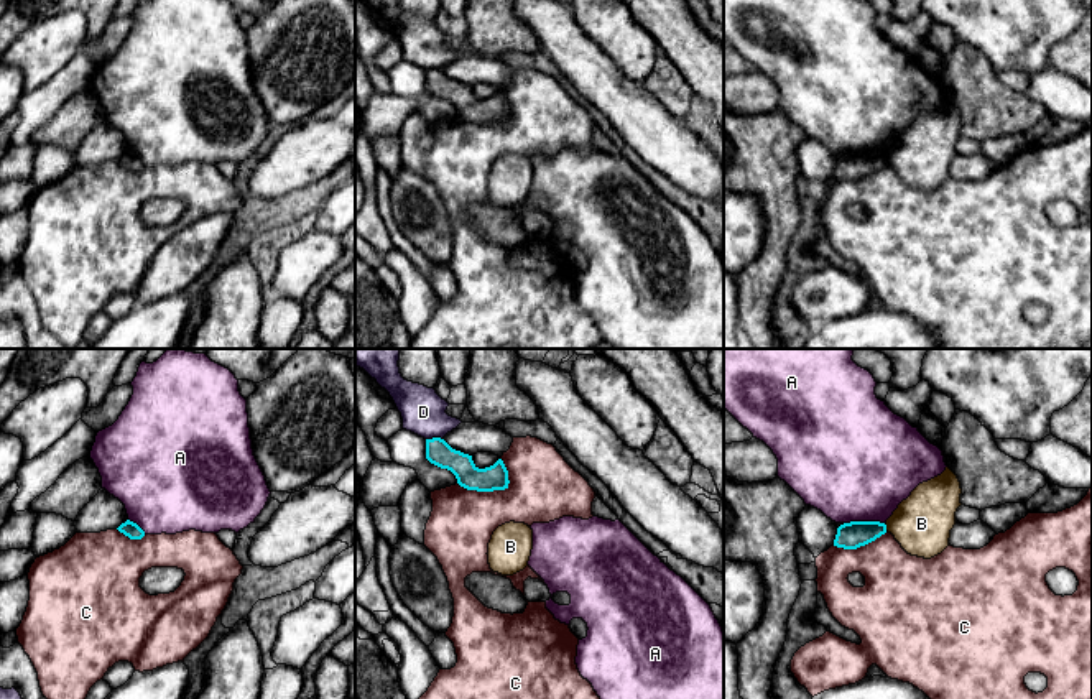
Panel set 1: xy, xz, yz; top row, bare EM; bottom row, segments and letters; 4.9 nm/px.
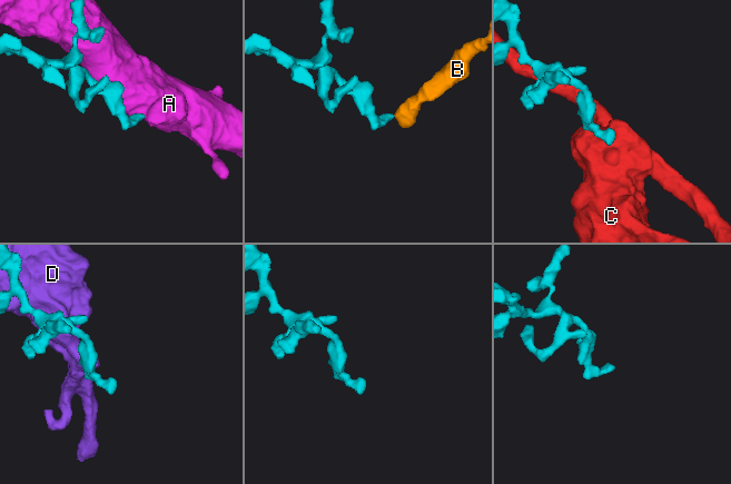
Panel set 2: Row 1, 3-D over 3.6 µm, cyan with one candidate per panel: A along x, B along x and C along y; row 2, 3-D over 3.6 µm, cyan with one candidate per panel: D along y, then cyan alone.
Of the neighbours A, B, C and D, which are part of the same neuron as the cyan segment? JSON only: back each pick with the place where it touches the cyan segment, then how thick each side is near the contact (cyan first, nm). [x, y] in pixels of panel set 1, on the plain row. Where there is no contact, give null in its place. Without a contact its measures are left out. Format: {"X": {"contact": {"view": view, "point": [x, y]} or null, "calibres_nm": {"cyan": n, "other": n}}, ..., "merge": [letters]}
{"merge": []}

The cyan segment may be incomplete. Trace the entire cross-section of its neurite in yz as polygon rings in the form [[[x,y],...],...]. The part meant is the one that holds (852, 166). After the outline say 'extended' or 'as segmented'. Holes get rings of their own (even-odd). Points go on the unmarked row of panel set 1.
[[[850,153],[837,160],[834,178],[857,181],[886,164],[886,156],[880,153]]]; as segmented

